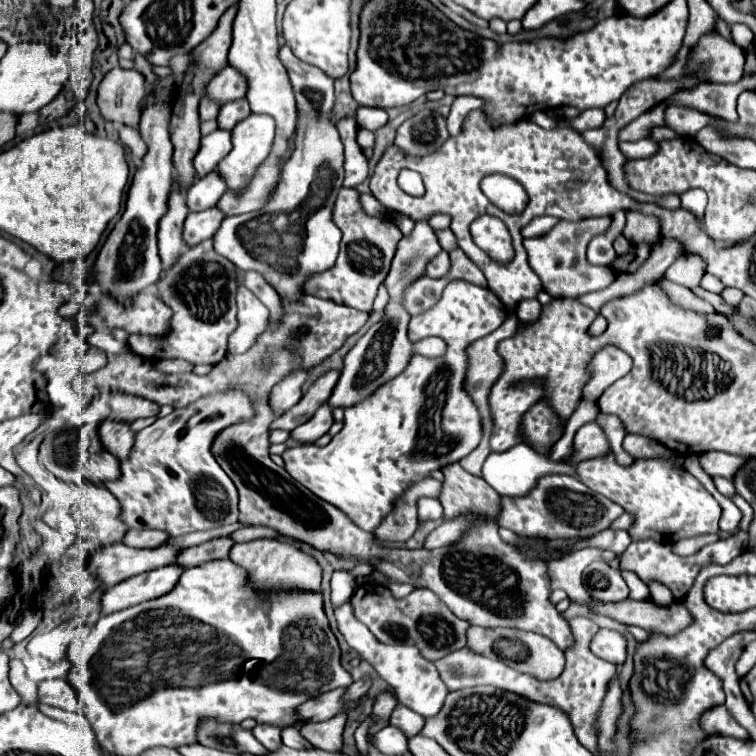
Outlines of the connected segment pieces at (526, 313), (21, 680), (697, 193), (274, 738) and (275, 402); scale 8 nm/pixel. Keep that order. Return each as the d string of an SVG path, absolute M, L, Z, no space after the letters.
M530 298L530 300L520 300L518 306L516 306L516 316L520 322L524 324L530 324L530 322L536 322L536 318L540 316L540 302L536 298Z
M10 660L10 682L14 686L14 690L22 696L24 704L34 704L38 700L36 696L36 684L28 680L24 666L20 660Z
M686 190L682 196L682 206L688 208L692 214L696 214L698 218L704 216L704 208L706 208L706 194L702 190Z
M256 726L254 730L254 736L256 740L260 740L260 744L266 748L266 750L276 750L278 744L280 744L280 728L270 728L270 726Z
M298 368L298 370L292 370L292 374L286 374L272 388L272 400L270 400L272 408L278 410L278 412L280 410L286 412L288 408L292 408L300 400L300 396L302 396L300 388L306 382L306 378L308 378L308 368Z

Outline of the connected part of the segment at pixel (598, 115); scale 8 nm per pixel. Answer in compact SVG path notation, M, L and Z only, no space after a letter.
M598 108L588 109L586 112L582 112L578 118L568 120L568 124L572 124L572 128L578 132L584 132L588 128L598 128L598 126L602 126L602 122L604 122L604 109Z

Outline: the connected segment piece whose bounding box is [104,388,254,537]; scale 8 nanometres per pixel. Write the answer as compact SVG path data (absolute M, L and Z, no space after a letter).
M232 388L198 398L182 410L174 408L172 414L140 430L134 438L130 460L122 464L122 476L104 484L120 502L122 520L130 528L156 528L171 537L238 522L236 486L212 458L210 448L224 426L246 422L252 414L252 398Z

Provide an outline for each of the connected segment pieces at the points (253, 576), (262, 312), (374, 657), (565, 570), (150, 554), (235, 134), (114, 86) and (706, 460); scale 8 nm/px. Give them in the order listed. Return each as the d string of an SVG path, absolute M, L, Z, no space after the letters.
M252 540L244 544L234 544L230 550L230 560L240 564L248 570L250 582L262 590L286 590L286 588L300 588L300 590L320 590L322 582L322 568L314 556L298 550L296 546L284 540Z
M238 286L238 326L230 334L228 352L230 354L244 354L250 350L252 344L256 344L258 334L264 332L268 326L268 308L244 286Z
M346 600L342 606L336 608L336 620L338 620L338 628L344 634L346 642L366 660L374 666L374 670L396 690L398 702L402 706L408 706L410 710L414 710L416 714L430 718L436 716L440 712L440 706L444 706L444 698L448 696L448 688L444 686L444 682L440 680L440 674L436 670L436 666L432 662L428 662L416 646L406 646L406 644L396 644L396 646L384 646L380 644L374 634L356 620L356 616L352 616L352 604L350 600Z
M584 548L584 550L570 554L568 558L548 562L548 570L550 570L550 576L552 576L552 588L564 590L570 600L586 602L588 598L586 598L586 590L582 590L580 574L588 566L588 562L594 562L594 560L600 560L600 558L602 558L602 550Z
M116 544L116 546L106 546L98 554L94 554L90 558L90 566L94 568L100 582L106 588L112 588L130 576L156 570L164 564L172 564L176 550L182 550L182 548L172 544L162 544L158 548L138 550L124 544Z
M250 114L232 130L232 152L218 164L218 172L230 190L242 190L256 168L270 154L274 140L274 118L264 114Z
M114 68L98 88L98 108L110 122L136 126L140 102L146 98L146 78L136 70Z
M704 452L698 456L698 462L706 474L726 476L728 480L732 480L736 474L736 468L748 460L744 460L740 456L732 456L728 452Z

